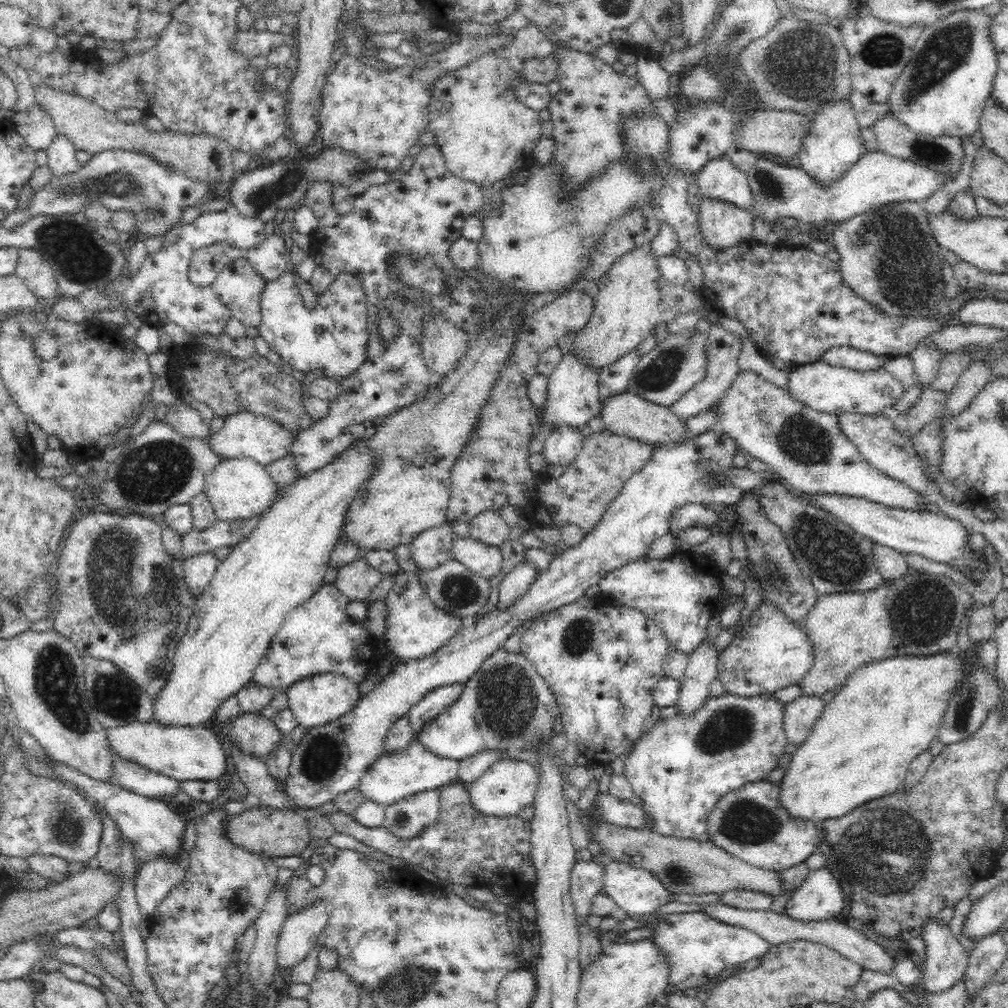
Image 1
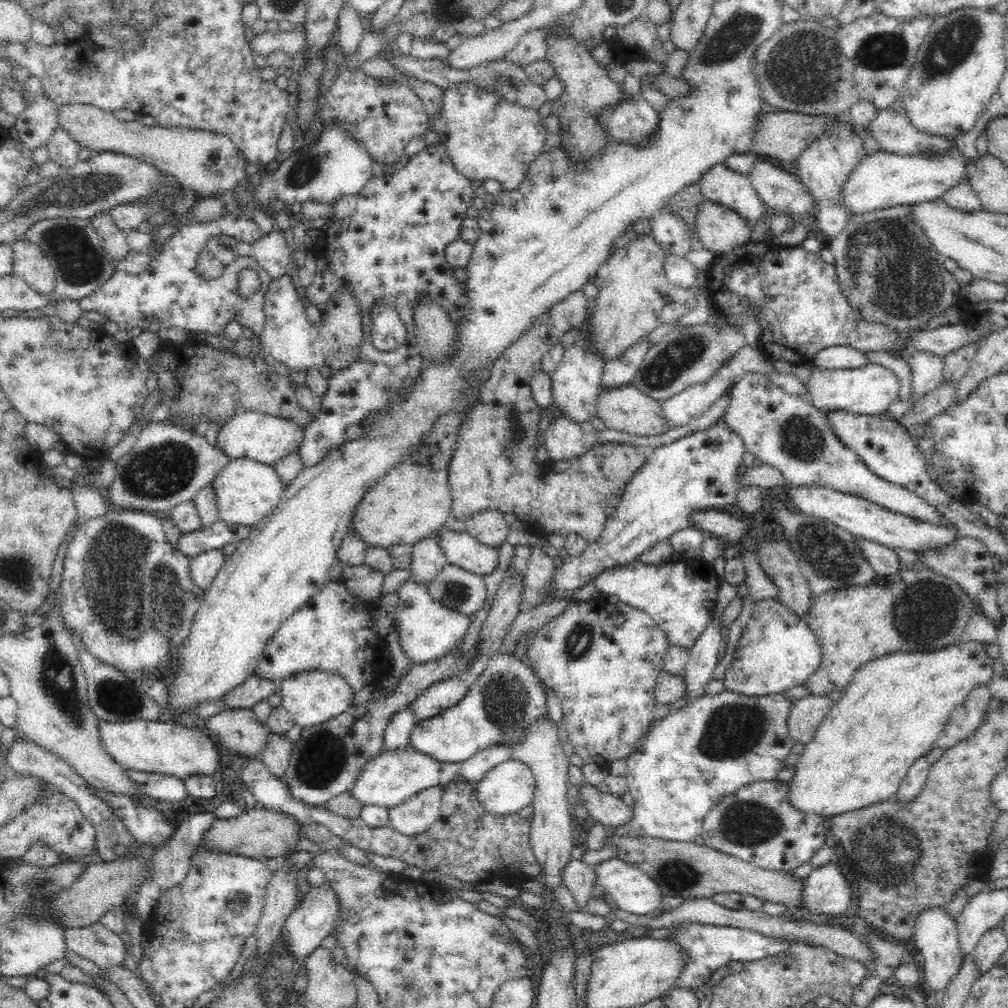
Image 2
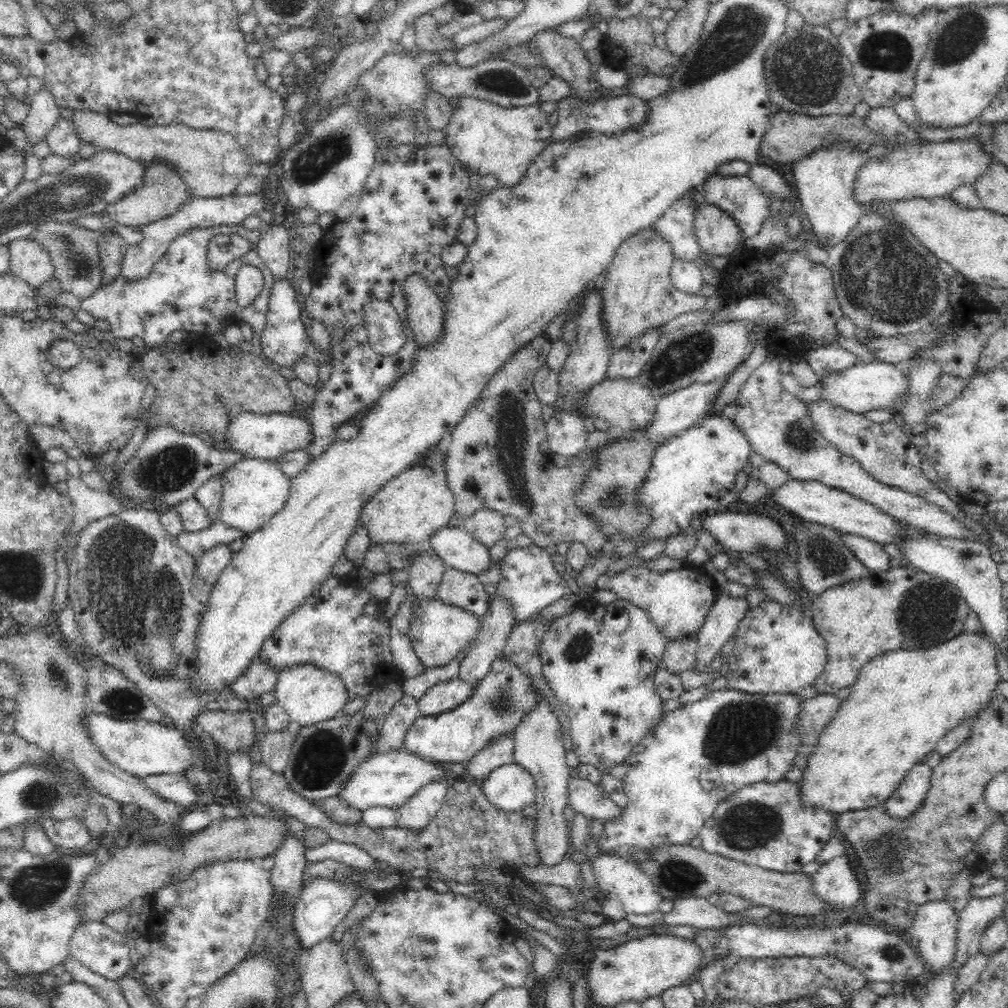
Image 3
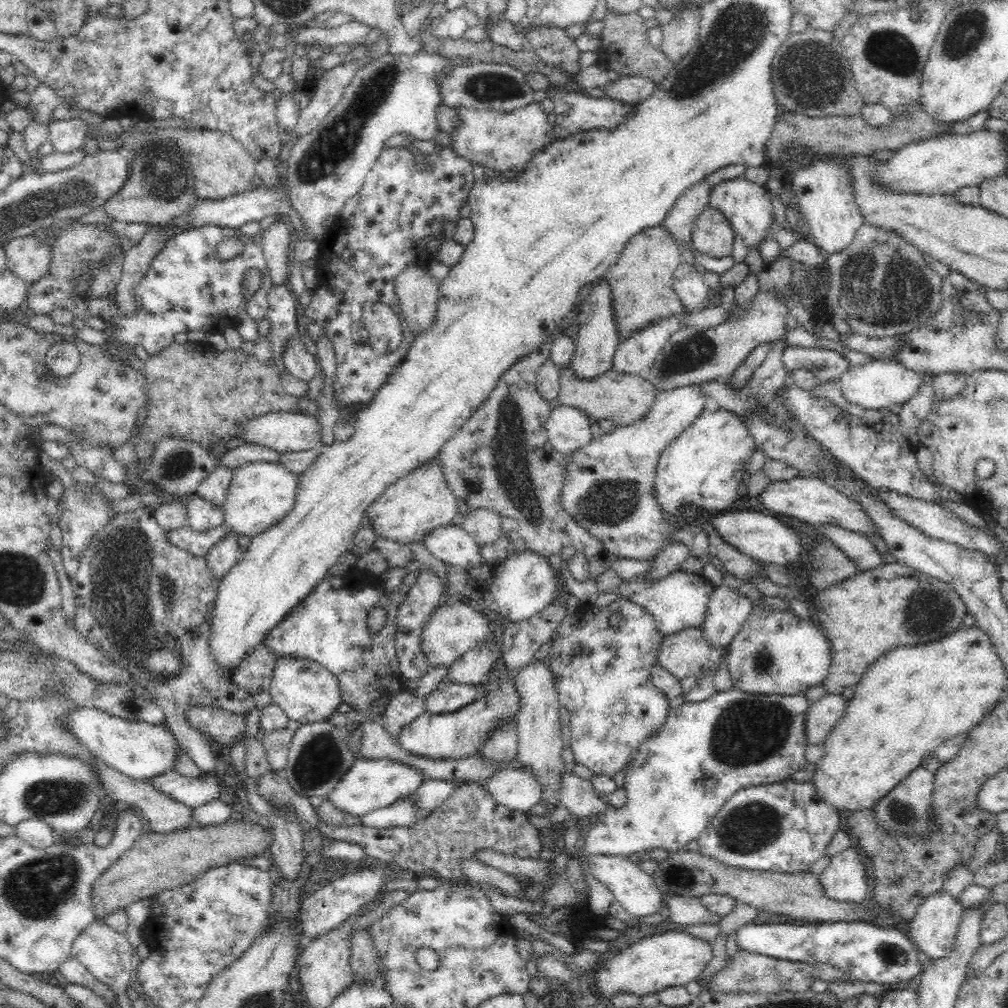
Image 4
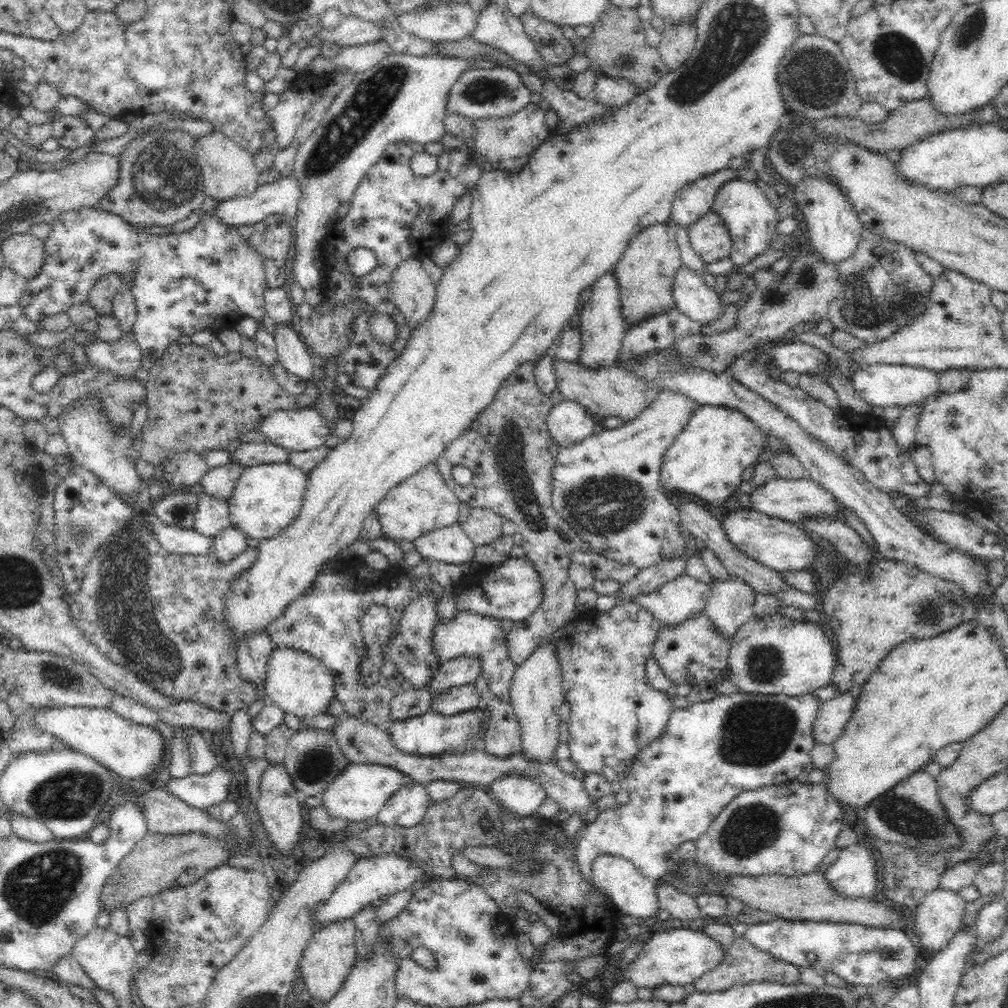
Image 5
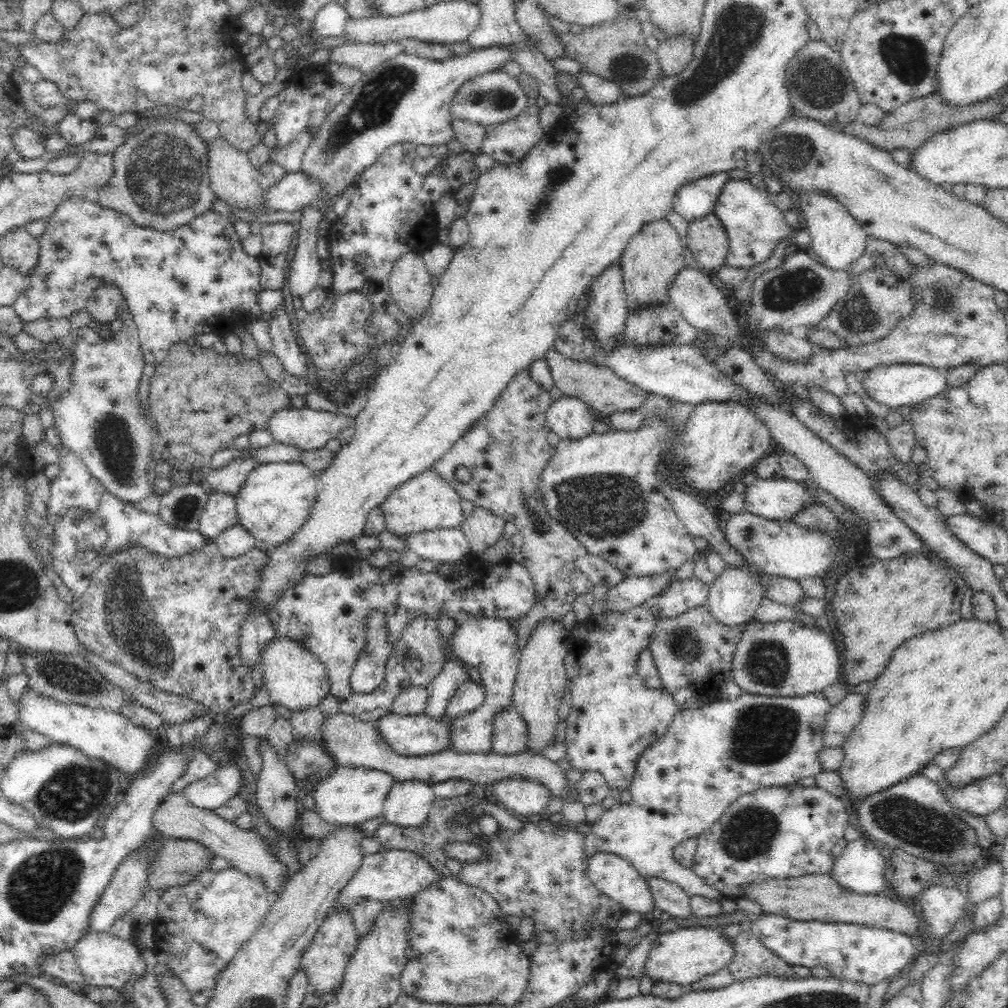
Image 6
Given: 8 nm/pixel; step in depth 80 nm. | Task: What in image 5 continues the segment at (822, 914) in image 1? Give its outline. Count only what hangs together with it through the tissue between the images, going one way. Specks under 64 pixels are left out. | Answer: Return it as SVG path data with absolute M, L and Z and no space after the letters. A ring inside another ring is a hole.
M856 841L840 850L838 858L825 871L828 882L834 890L846 898L862 898L872 896L878 886L878 858L868 843Z

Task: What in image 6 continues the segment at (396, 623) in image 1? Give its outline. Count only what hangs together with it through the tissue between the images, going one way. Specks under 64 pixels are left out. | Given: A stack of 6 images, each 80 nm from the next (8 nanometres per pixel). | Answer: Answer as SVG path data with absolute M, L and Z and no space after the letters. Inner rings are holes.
M496 618L466 620L460 628L454 630L450 640L450 648L456 658L479 670L486 696L485 701L476 710L449 719L447 725L450 744L446 749L452 749L456 753L488 754L491 752L491 734L493 733L495 716L513 705L515 678L521 656L517 633L516 626L512 626L507 619Z

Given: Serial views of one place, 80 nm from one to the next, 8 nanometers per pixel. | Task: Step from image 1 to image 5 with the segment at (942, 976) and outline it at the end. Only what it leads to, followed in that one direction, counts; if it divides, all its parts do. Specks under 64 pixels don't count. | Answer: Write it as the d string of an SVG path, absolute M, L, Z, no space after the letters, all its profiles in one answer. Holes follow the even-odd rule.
M938 887L924 894L911 913L911 928L922 942L923 952L938 952L961 927L966 901L958 892Z

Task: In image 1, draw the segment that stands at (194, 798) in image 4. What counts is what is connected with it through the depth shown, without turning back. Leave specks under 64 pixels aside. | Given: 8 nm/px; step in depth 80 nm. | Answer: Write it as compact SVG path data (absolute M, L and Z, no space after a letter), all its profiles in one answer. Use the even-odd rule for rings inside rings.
M112 753L112 776L114 782L126 790L148 798L164 799L176 796L181 790L181 782L170 776L146 770L135 762L125 762Z

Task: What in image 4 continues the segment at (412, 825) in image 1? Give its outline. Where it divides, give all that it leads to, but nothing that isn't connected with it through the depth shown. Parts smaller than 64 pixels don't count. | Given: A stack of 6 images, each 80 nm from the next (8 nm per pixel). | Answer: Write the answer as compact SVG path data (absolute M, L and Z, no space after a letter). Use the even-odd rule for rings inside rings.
M424 779L418 786L417 794L417 818L424 818L428 812L438 808L446 802L452 794L456 783L451 780Z

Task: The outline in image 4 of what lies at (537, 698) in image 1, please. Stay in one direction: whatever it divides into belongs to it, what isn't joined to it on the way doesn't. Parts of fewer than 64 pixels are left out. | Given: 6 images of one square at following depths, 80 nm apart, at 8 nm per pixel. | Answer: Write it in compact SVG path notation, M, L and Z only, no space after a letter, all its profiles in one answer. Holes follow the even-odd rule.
M502 665L495 675L487 675L489 685L483 697L451 713L430 714L424 711L406 726L400 726L396 742L402 749L417 756L432 759L460 759L473 756L488 738L488 734L500 726L506 718L515 718L518 712L518 695L514 689L515 670Z

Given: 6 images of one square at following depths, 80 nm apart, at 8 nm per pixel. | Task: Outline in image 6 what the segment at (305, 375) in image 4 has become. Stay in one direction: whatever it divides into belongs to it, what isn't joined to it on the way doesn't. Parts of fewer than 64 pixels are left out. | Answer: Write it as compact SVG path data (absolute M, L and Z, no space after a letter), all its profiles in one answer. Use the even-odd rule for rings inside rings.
M284 304L270 316L268 323L269 335L272 341L271 352L283 364L284 370L290 378L298 378L308 370L309 360L304 349L298 344L296 334L292 329L290 318L285 311Z

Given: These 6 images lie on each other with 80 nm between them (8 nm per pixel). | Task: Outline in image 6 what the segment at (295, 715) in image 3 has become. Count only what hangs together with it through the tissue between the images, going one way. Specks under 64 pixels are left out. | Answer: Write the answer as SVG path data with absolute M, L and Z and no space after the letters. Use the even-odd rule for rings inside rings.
M275 636L260 652L259 664L262 668L263 686L270 694L270 702L278 702L290 711L302 710L308 706L317 707L318 702L329 693L330 679L325 666L297 640Z

